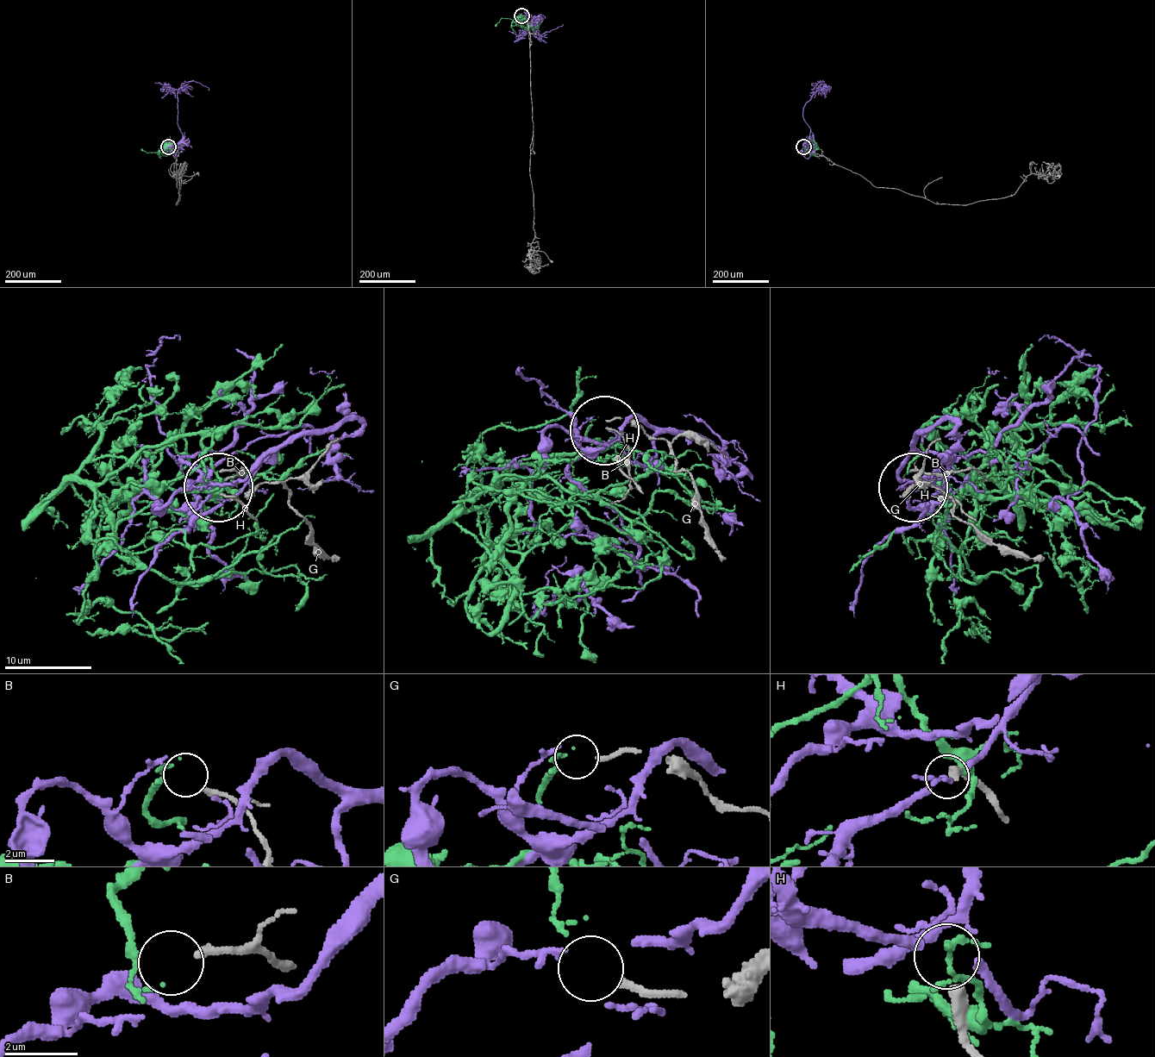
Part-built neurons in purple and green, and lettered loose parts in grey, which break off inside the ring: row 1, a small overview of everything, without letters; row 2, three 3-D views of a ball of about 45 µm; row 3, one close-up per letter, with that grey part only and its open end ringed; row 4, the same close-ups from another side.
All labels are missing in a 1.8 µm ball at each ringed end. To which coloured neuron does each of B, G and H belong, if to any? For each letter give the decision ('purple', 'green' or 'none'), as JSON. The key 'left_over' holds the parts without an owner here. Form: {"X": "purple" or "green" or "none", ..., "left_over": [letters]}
{"B": "green", "G": "none", "H": "none", "left_over": ["G", "H"]}

